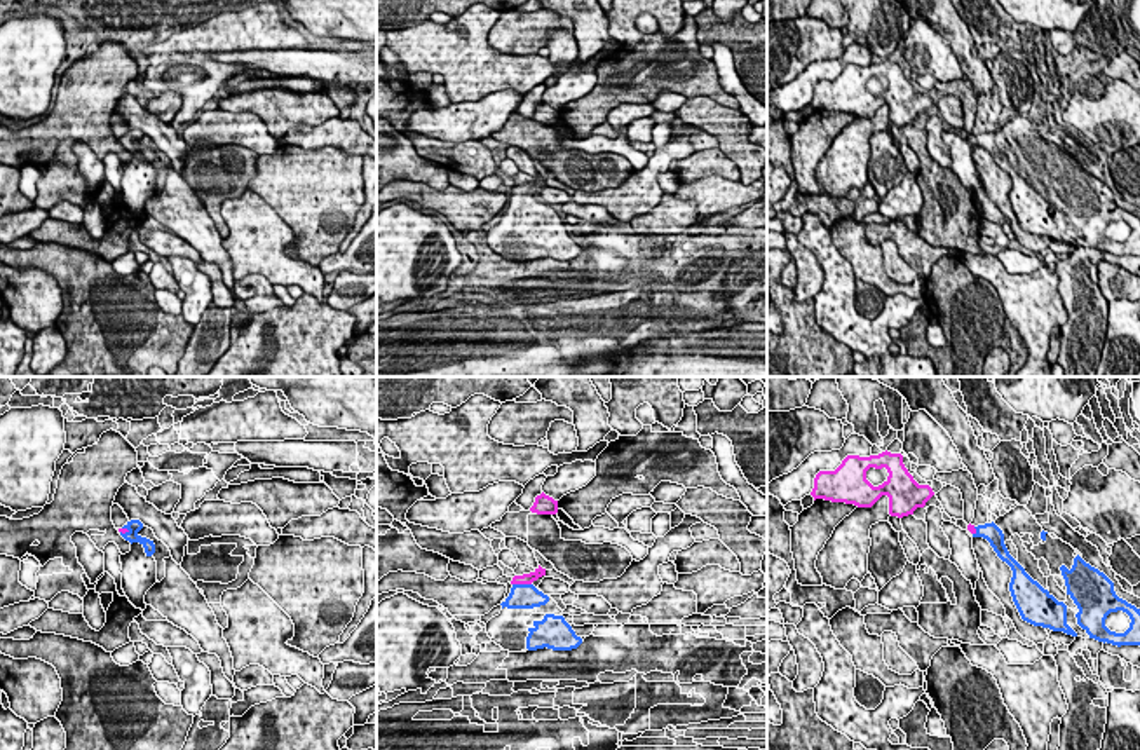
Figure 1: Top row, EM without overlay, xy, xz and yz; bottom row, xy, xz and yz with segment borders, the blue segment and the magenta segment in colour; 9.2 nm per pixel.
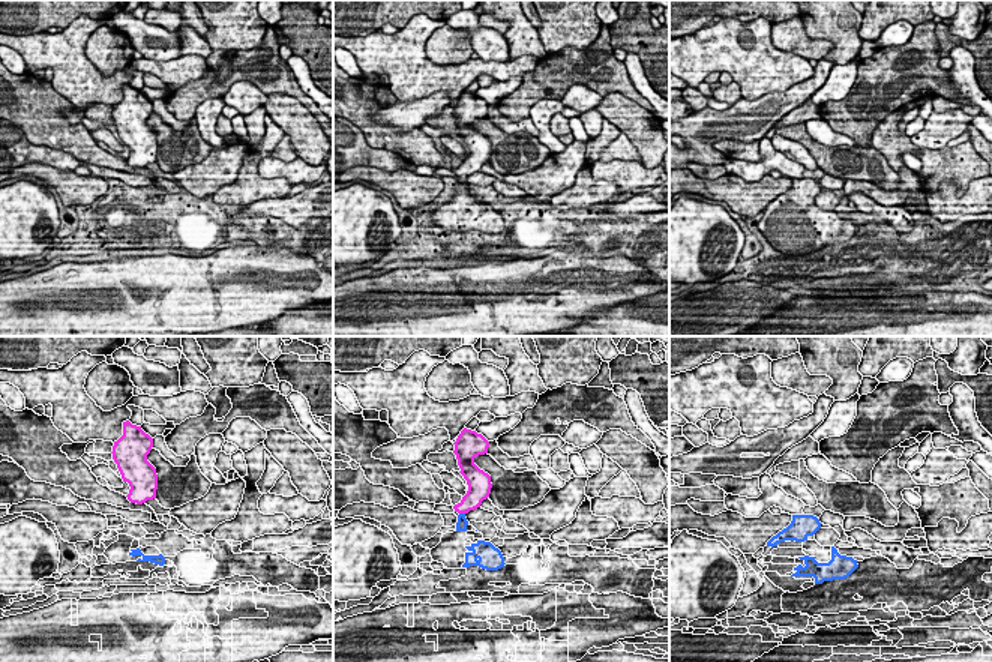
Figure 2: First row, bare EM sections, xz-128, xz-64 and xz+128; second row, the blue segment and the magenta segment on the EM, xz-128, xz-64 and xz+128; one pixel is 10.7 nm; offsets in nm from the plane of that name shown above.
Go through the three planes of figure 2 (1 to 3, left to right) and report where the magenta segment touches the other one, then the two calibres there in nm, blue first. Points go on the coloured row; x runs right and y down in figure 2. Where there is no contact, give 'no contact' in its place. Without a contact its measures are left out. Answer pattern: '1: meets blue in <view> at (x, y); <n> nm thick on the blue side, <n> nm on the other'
1: no contact
2: meets blue in xz-64 at (462, 514); 130 nm thick on the blue side, 200 nm on the other
3: no contact

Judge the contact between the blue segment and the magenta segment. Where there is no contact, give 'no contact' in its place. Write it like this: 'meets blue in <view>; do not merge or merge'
meets blue in xz; merge

